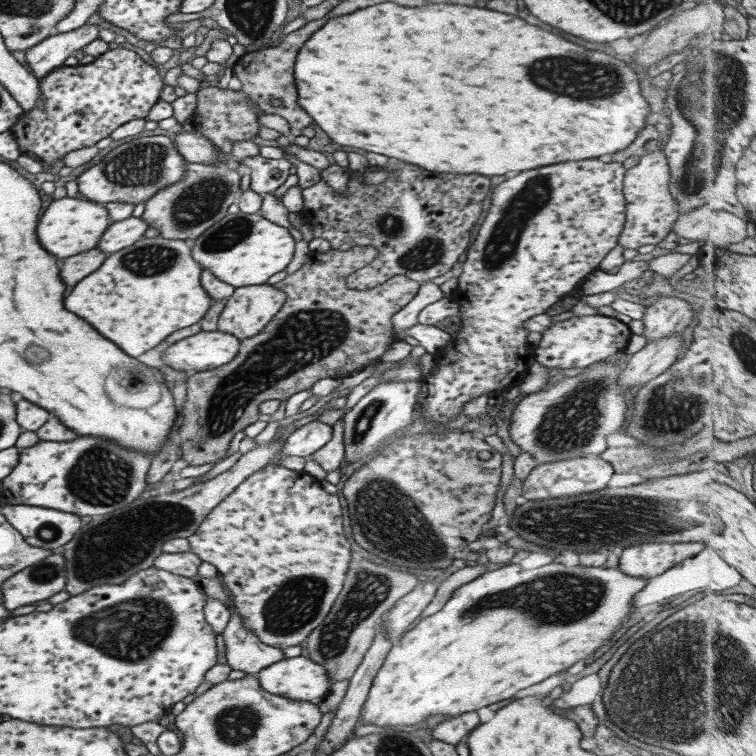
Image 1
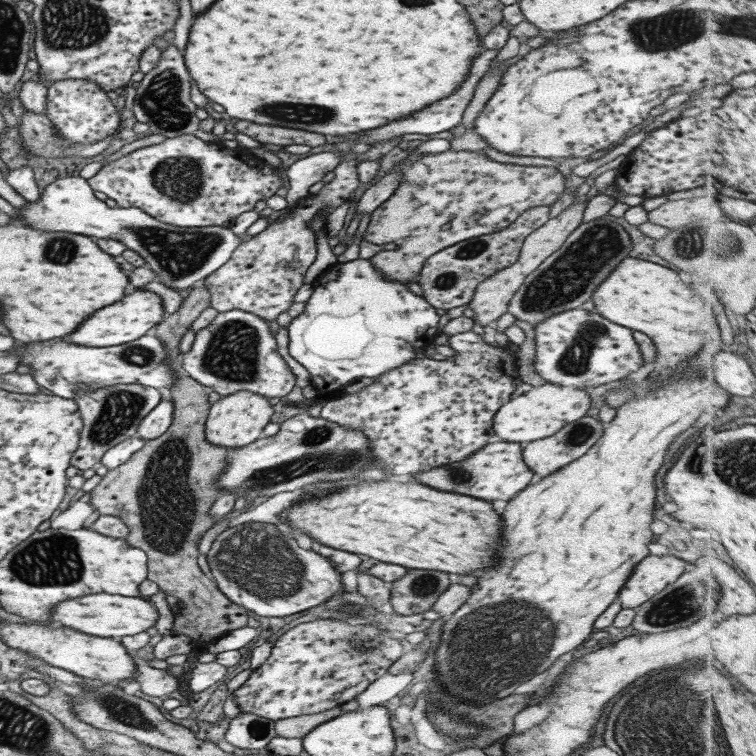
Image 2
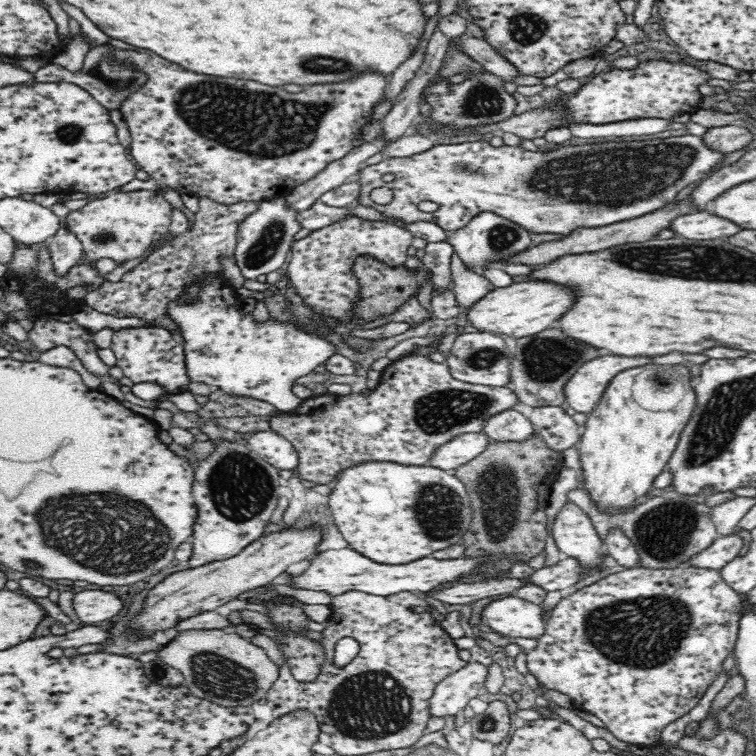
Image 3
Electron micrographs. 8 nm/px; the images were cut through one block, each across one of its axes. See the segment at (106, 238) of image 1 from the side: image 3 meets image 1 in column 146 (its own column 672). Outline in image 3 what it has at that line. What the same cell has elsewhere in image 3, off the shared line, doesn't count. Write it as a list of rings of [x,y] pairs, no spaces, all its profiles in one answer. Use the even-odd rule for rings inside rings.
[[[711,209],[676,217],[670,227],[678,236],[694,240],[726,239],[743,229],[736,222],[716,216]]]

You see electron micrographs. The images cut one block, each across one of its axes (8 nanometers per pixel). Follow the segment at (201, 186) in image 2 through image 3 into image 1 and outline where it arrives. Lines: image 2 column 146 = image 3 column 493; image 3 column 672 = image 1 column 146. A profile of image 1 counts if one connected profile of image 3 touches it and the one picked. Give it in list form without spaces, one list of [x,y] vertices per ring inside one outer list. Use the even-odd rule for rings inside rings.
[[[145,136],[131,139],[109,150],[99,162],[76,176],[77,192],[96,203],[122,202],[136,205],[145,202],[164,186],[172,185],[184,177],[187,162],[175,150],[169,137]]]

